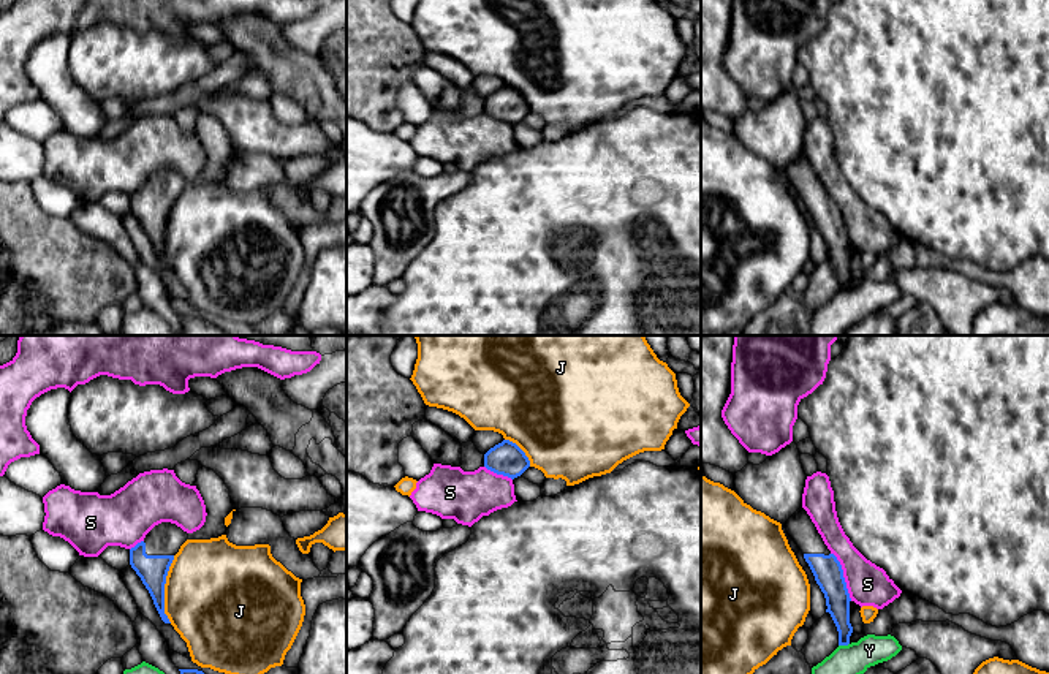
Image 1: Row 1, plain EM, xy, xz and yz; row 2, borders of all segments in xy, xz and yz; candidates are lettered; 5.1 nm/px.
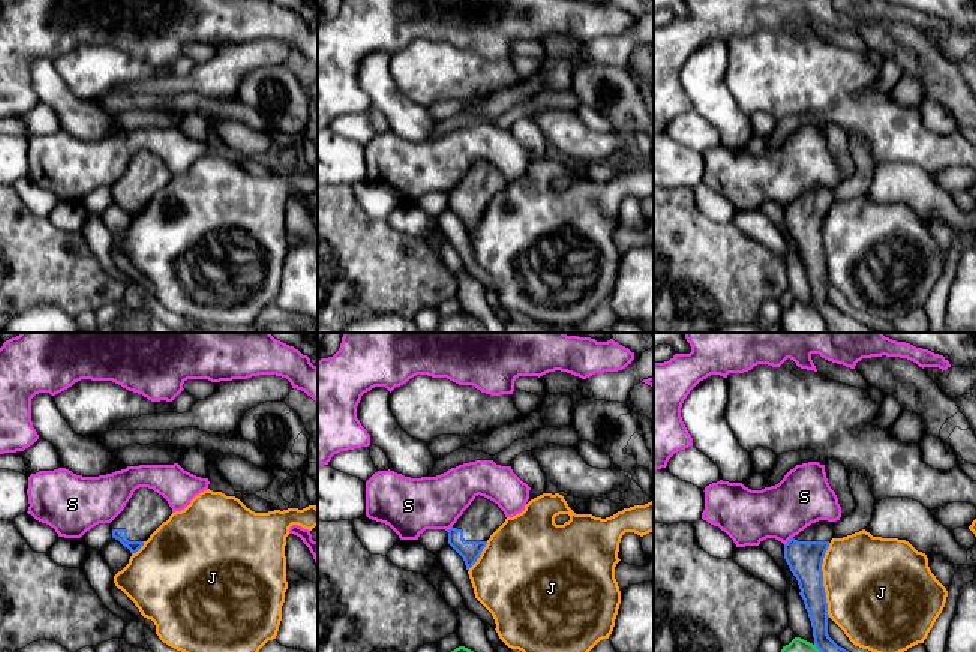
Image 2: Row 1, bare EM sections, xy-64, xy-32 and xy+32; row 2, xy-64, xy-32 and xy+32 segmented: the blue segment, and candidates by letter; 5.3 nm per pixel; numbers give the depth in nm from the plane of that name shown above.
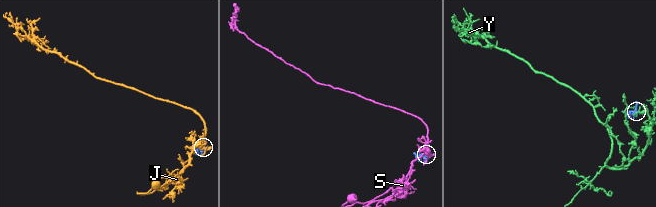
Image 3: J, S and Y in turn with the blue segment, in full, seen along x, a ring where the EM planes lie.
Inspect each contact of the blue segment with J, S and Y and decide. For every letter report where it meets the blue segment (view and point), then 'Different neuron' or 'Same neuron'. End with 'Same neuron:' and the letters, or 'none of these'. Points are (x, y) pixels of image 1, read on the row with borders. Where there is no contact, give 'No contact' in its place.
J: Touches blue at xy (163, 589). Different neuron
S: Touches blue at yz (842, 576). Different neuron
Y: Touches blue at yz (844, 644). Different neuron
Same neuron: none of these

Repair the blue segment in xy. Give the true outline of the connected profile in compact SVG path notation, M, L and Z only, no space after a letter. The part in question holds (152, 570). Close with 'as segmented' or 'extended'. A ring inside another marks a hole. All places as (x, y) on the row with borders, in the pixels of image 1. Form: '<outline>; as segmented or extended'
M171 522L155 525L146 538L130 549L130 565L149 590L153 604L165 623L165 584L169 566L188 533Z; extended

